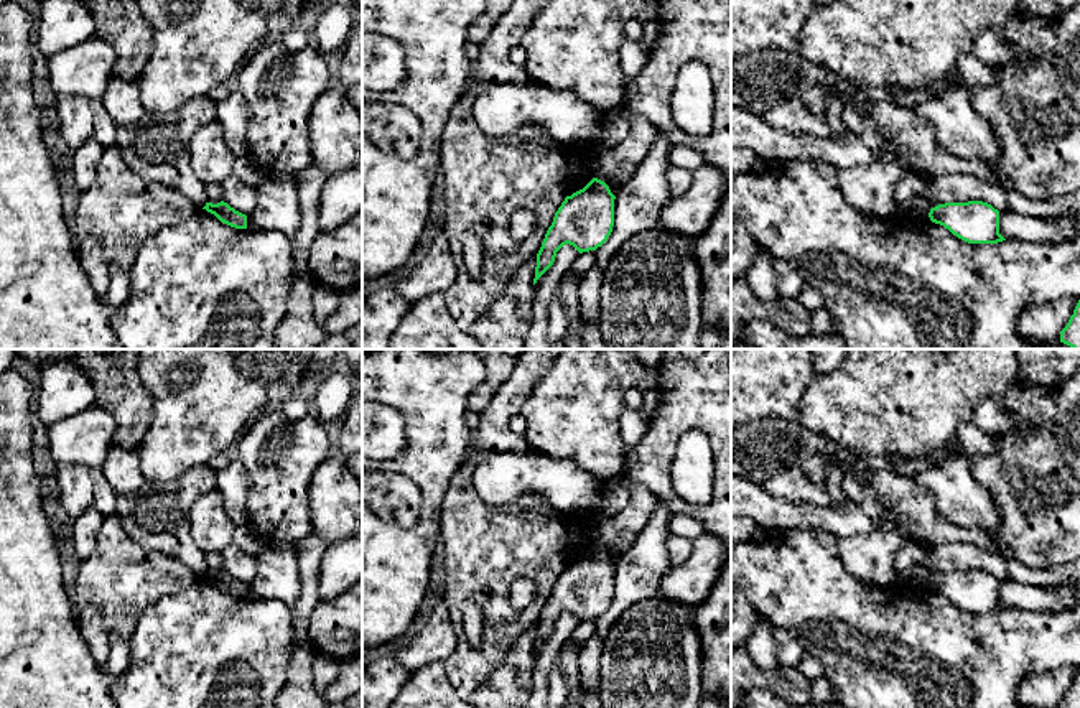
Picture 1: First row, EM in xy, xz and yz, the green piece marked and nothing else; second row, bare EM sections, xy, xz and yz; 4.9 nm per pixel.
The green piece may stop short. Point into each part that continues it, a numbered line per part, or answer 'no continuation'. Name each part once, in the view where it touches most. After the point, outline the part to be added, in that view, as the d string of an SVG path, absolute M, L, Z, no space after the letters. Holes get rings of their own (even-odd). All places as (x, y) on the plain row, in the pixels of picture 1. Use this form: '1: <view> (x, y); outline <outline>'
no continuation

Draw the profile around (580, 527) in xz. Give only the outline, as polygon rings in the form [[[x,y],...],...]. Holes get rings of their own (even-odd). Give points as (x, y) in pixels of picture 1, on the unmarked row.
[[[573,514],[563,517],[566,525],[566,545],[563,550],[565,565],[583,558],[593,547],[593,530],[598,515]]]

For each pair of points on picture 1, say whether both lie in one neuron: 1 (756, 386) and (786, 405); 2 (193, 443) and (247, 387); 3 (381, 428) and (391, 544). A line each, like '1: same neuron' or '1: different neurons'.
1: same neuron
2: same neuron
3: different neurons

